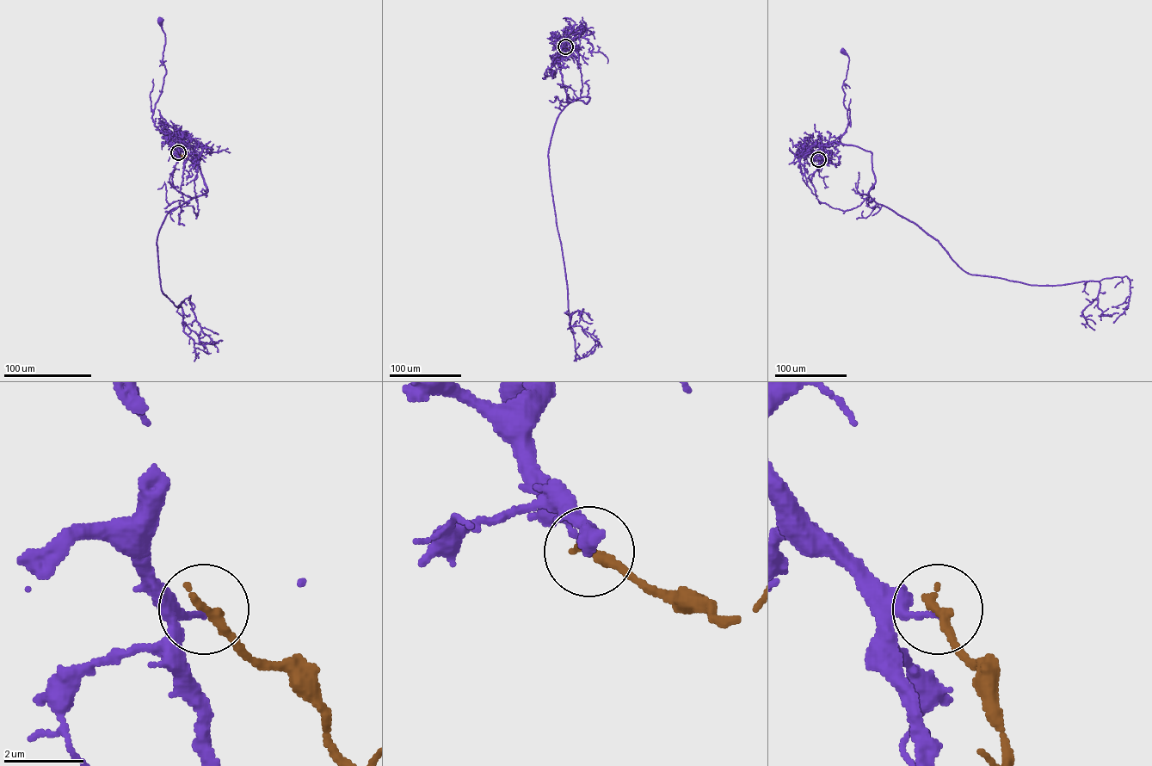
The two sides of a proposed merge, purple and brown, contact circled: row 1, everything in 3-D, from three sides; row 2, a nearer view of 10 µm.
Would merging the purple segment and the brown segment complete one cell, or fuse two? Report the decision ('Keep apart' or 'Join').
Keep apart

